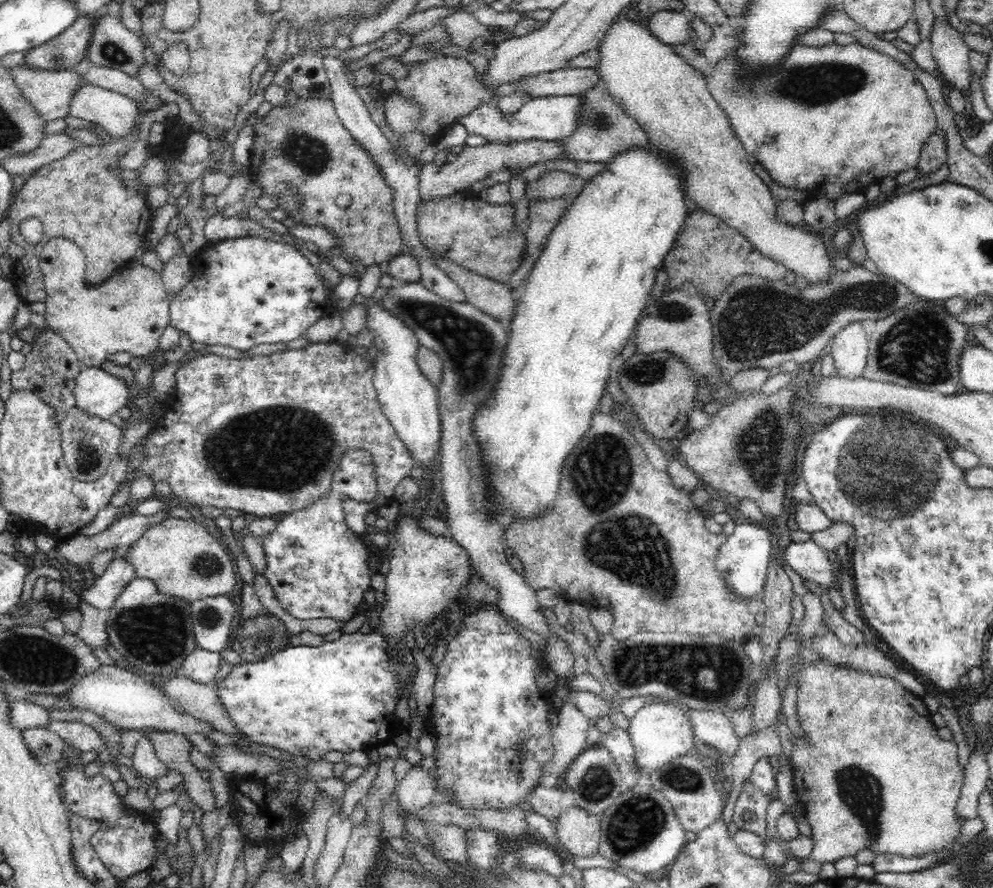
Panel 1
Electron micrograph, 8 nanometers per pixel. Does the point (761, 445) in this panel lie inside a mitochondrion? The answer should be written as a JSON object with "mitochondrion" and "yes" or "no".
{"mitochondrion":"yes"}

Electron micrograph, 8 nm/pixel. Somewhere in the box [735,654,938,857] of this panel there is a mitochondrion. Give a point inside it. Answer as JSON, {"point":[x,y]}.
{"point":[861,792]}

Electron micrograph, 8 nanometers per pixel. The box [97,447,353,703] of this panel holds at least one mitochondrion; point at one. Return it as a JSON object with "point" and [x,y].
{"point":[155,634]}

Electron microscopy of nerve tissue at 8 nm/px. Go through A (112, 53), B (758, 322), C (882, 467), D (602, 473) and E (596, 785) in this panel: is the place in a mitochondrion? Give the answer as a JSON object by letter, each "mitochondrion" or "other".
{"A":"mitochondrion","B":"mitochondrion","C":"mitochondrion","D":"mitochondrion","E":"mitochondrion"}

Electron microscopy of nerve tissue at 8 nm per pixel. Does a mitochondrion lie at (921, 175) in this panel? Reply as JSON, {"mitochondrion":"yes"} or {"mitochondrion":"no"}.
{"mitochondrion":"no"}

